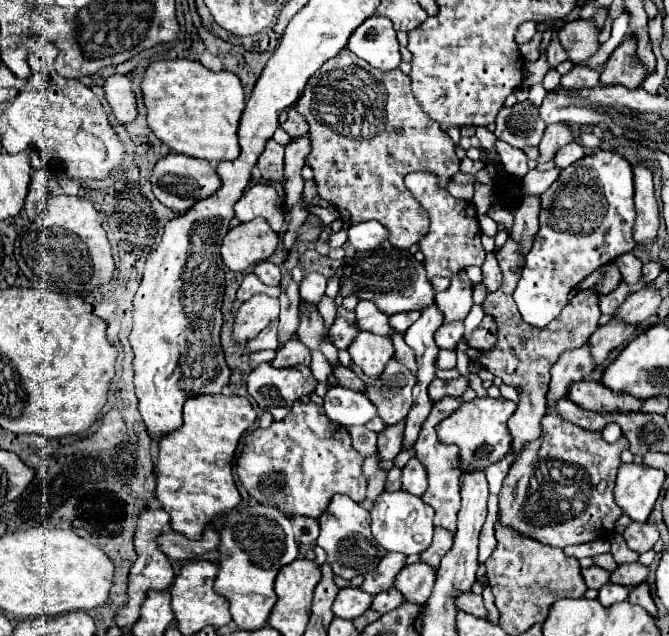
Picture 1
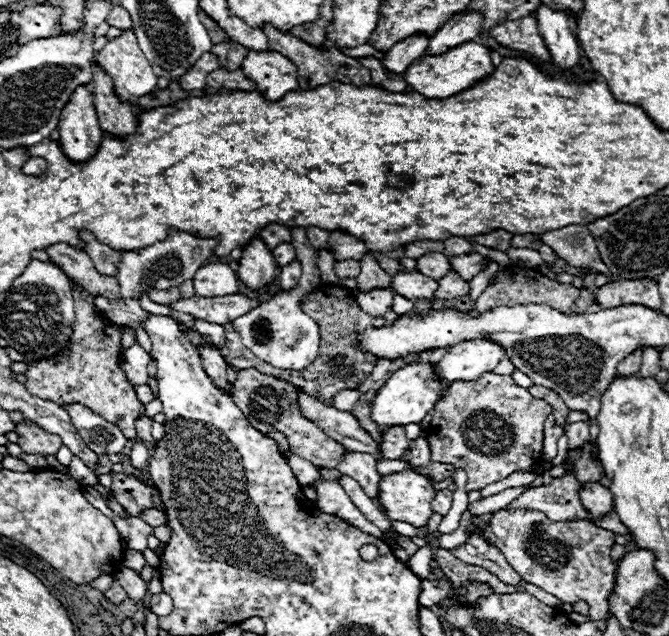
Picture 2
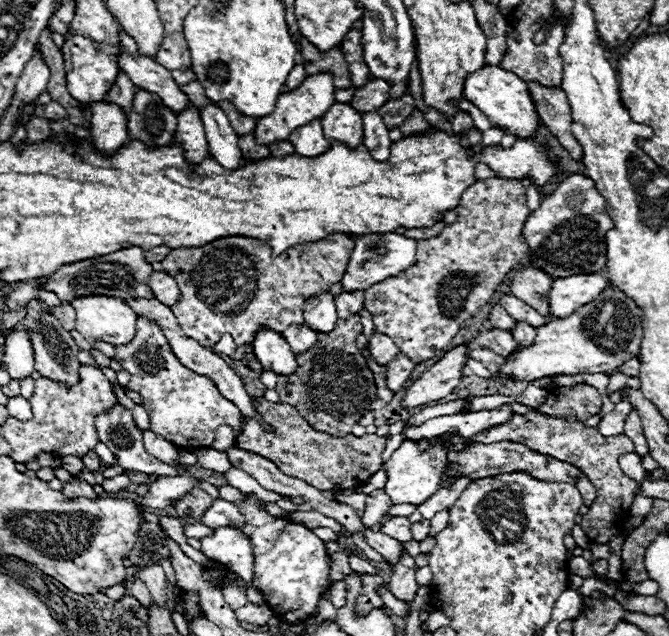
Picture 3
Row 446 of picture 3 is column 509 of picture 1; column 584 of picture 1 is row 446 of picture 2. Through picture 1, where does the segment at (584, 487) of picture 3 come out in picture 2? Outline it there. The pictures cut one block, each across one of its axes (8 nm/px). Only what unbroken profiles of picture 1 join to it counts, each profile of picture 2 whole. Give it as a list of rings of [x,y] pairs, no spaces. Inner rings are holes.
[[[486,372],[476,382],[450,384],[432,412],[432,422],[427,434],[432,460],[464,468],[468,474],[470,490],[482,490],[492,482],[504,480],[512,472],[530,470],[532,466],[538,464],[542,456],[542,438],[544,438],[542,426],[548,414],[552,414],[550,404],[530,396],[530,392],[526,388],[516,386],[510,376]],[[298,390],[298,406],[302,416],[316,422],[332,440],[340,442],[346,450],[378,454],[378,444],[370,438],[366,430],[360,428],[358,420],[350,412],[342,412],[334,406],[324,404],[322,400]]]

